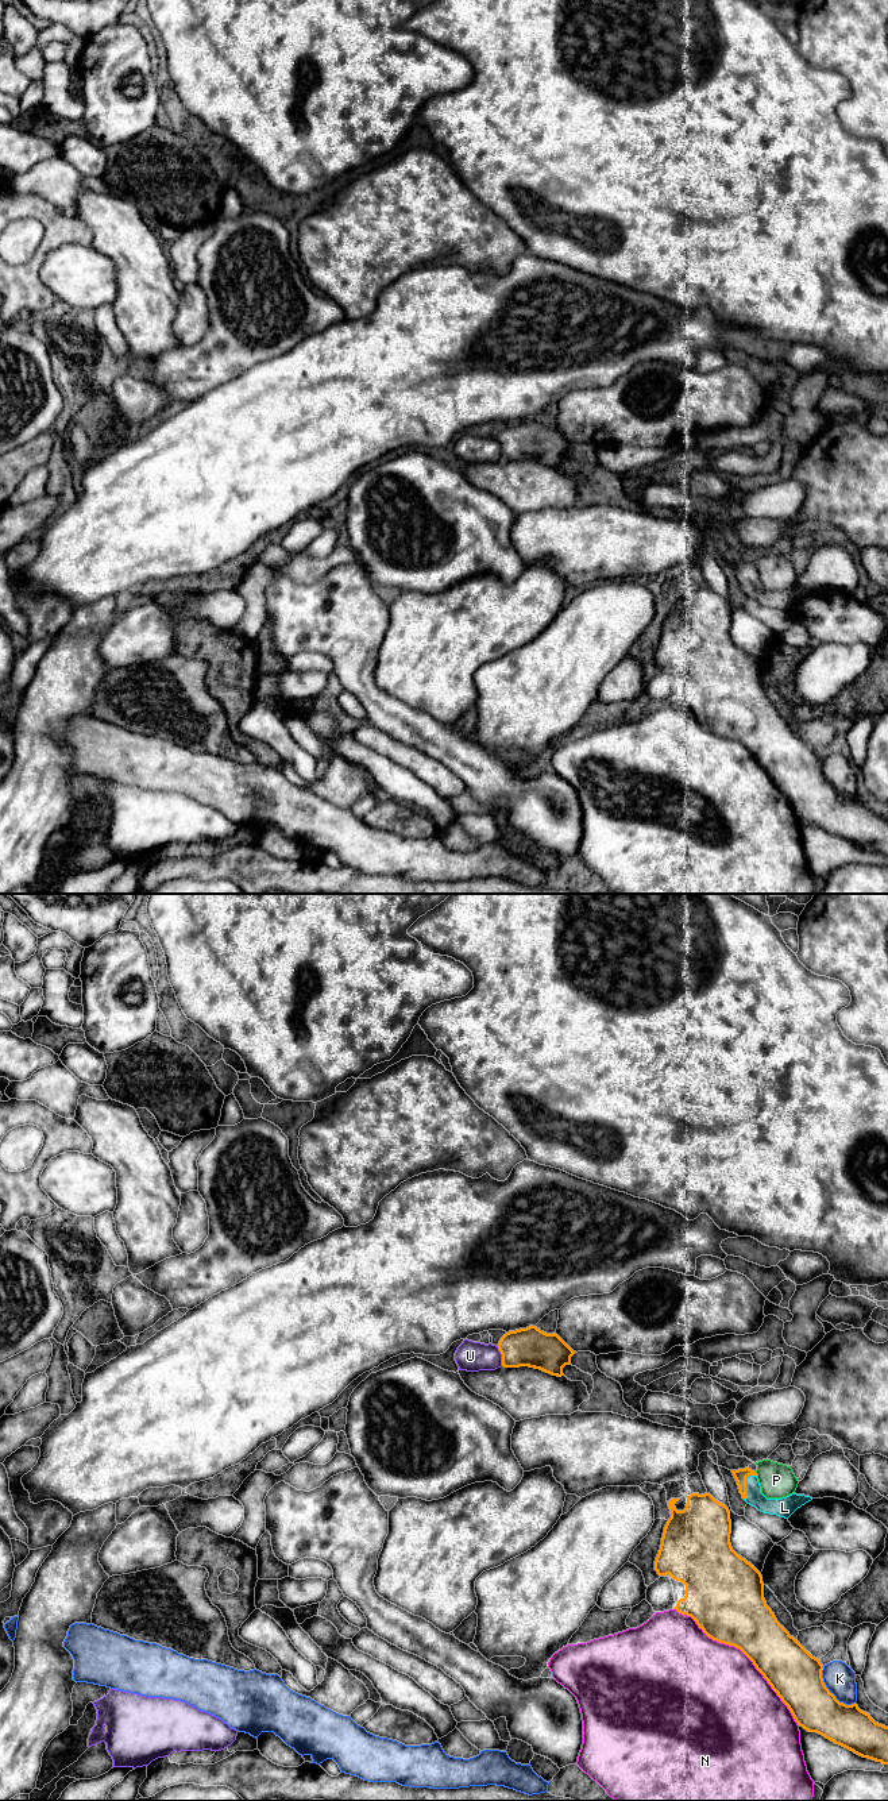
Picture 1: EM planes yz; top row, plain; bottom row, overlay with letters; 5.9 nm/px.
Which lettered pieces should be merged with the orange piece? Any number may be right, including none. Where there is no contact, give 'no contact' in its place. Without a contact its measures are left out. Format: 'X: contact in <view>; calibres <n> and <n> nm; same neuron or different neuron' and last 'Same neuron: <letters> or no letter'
K: contact in yz; calibres 300 and 180 nm; different neuron
L: contact in yz; calibres 70 and 110 nm; same neuron
N: contact in yz; calibres 380 and 500 nm; different neuron
P: contact in yz; calibres 70 and 200 nm; different neuron
U: contact in yz; calibres 240 and 180 nm; different neuron
Same neuron: L

